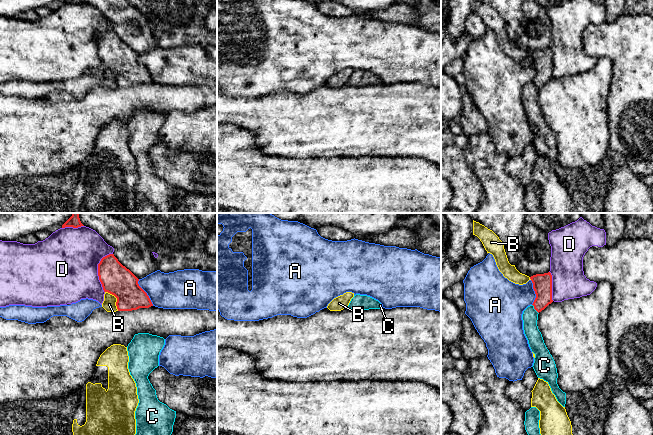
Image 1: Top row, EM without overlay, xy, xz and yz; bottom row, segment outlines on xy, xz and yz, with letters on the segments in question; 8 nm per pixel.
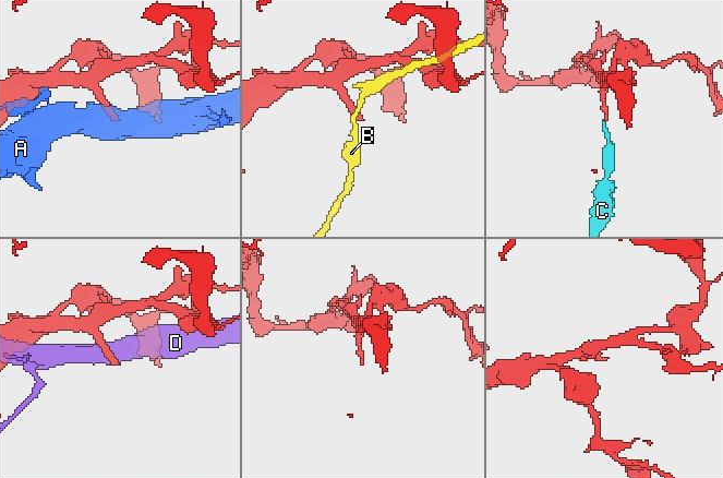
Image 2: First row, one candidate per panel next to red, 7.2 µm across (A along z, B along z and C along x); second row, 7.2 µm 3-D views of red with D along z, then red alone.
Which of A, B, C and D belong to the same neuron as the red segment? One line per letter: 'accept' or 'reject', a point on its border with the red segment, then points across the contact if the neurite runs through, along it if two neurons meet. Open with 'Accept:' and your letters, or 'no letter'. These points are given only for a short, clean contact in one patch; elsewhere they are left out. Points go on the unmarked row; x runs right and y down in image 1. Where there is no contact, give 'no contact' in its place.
Accept: C
A: reject; meets red in xy at (145, 68)
B: reject; meets red in xy at (117, 75); border along xy (105, 67), (116, 74), (116, 84), (118, 86)
C: accept; meets red in yz at (534, 84); runs through yz (542, 59), (542, 76), (534, 84), (530, 92)
D: reject; meets red in xy at (98, 46)

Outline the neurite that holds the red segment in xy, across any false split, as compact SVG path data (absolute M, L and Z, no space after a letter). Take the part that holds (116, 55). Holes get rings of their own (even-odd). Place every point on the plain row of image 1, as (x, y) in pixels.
M109 30L101 35L98 40L98 52L104 68L108 68L117 74L118 87L132 87L153 82L147 69L139 62L139 55L122 41L114 30Z

